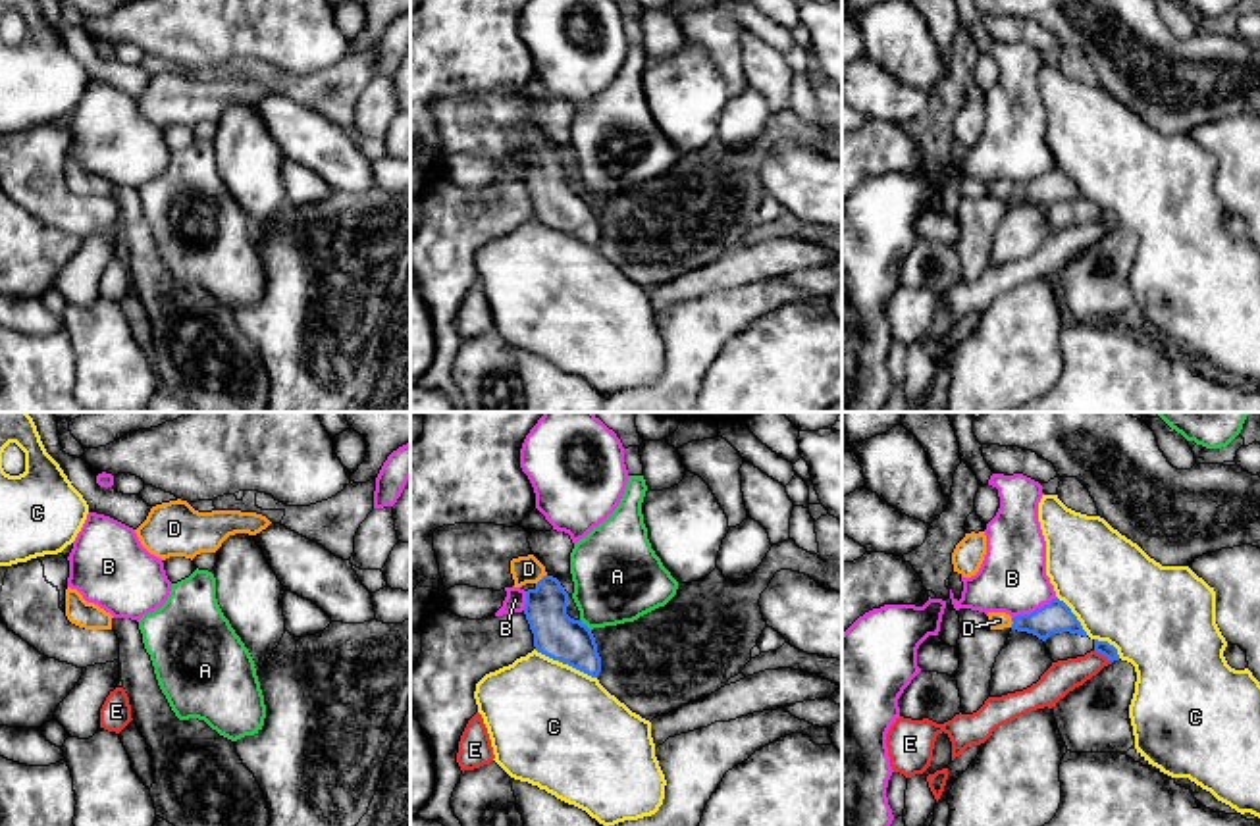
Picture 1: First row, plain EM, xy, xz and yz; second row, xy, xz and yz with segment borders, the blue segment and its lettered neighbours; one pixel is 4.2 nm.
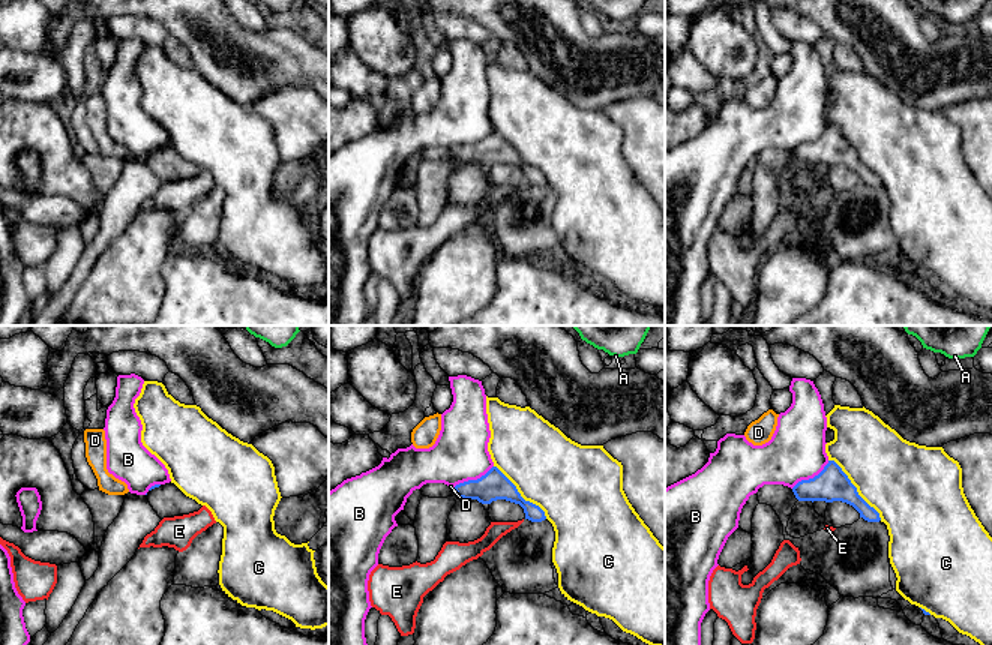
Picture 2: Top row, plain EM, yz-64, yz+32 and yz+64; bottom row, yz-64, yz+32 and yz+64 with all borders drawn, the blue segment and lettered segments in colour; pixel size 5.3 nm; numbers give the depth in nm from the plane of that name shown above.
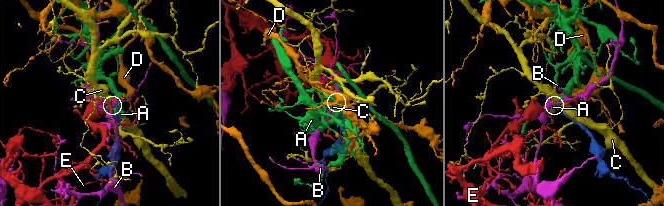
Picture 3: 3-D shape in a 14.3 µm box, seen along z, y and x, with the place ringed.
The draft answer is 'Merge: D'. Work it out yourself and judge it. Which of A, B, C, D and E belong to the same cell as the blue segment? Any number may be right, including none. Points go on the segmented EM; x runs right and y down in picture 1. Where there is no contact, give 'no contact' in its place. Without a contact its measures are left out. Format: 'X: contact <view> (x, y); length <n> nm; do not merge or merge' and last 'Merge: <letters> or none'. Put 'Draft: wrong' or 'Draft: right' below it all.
A: contact xz (584, 624); length 70 nm; do not merge
B: contact yz (1035, 611); length 220 nm; do not merge
C: contact xz (565, 663); length 300 nm; do not merge
D: contact xz (540, 580); length 60 nm; merge
E: contact yz (1104, 655); length 90 nm; do not merge
Merge: D
Draft: right

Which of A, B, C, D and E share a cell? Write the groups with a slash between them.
A / B / C / D / E

